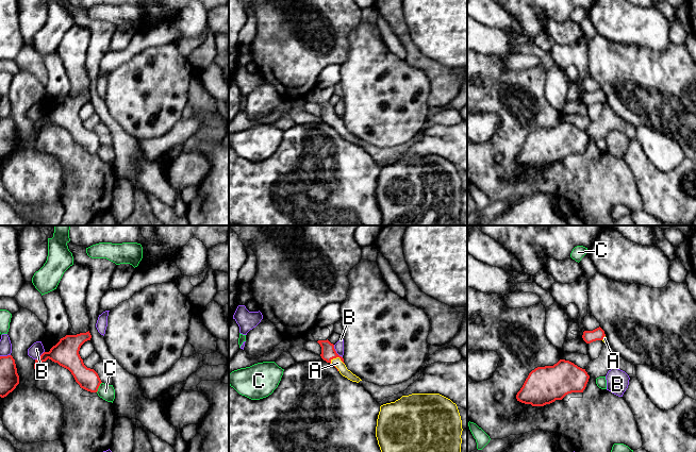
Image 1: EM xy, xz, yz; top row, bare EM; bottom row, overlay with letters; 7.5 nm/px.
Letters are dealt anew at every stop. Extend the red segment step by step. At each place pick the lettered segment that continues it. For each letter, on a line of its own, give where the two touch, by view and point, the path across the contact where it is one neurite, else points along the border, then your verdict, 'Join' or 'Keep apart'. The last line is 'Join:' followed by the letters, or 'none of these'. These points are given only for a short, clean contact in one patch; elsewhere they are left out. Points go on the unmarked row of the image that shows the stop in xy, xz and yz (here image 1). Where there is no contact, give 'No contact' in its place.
A: Touches red at xz (337, 118). Path across: xz (328, 114), (332, 118), (337, 118), (337, 124). Join
B: Touches red at xz (335, 113). Keep apart
C: Touches red at xy (98, 149). Keep apart
Join: A

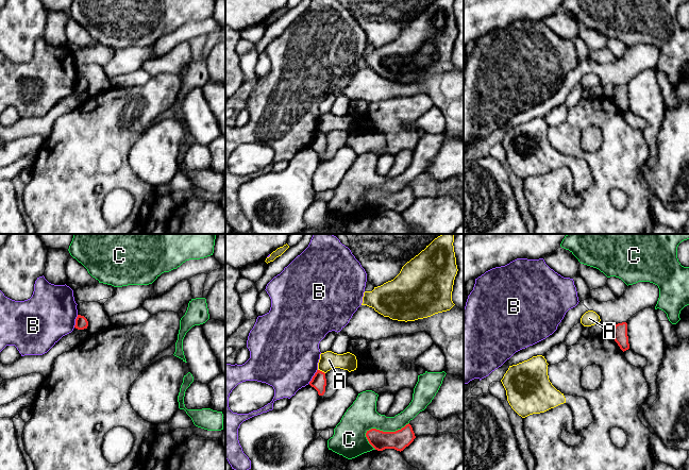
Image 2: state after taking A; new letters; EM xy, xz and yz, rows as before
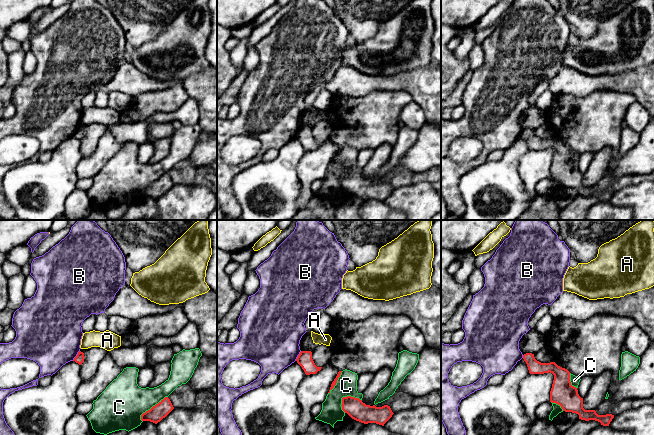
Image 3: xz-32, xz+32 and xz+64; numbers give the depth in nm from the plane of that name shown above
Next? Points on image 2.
A: Touches red at xz (321, 133). Boundary: xz (318, 131), (324, 135). Keep apart
B: Touches red at xz (313, 138). Keep apart
C: Touches red at xz (385, 194). Keep apart
Join: none of these

